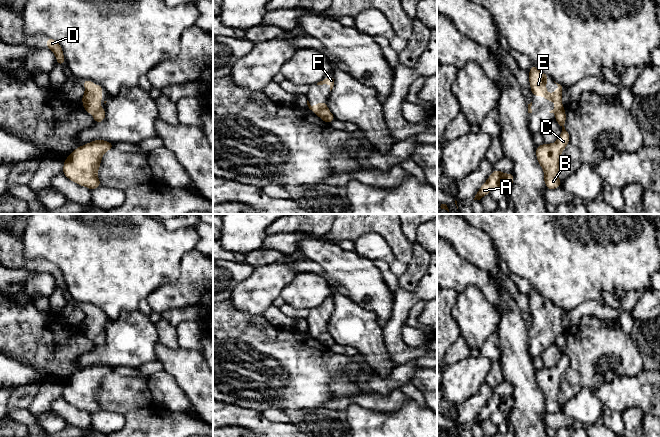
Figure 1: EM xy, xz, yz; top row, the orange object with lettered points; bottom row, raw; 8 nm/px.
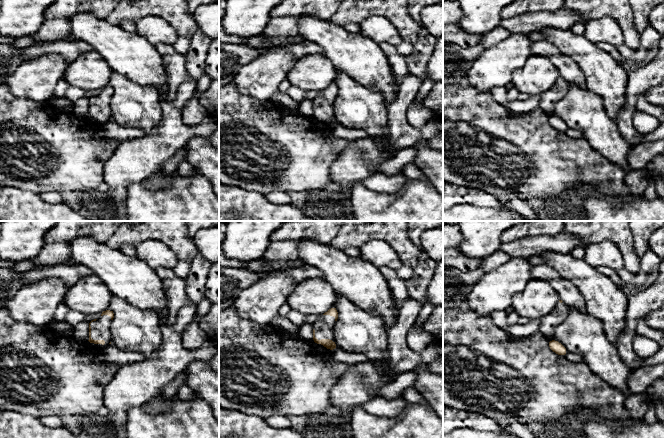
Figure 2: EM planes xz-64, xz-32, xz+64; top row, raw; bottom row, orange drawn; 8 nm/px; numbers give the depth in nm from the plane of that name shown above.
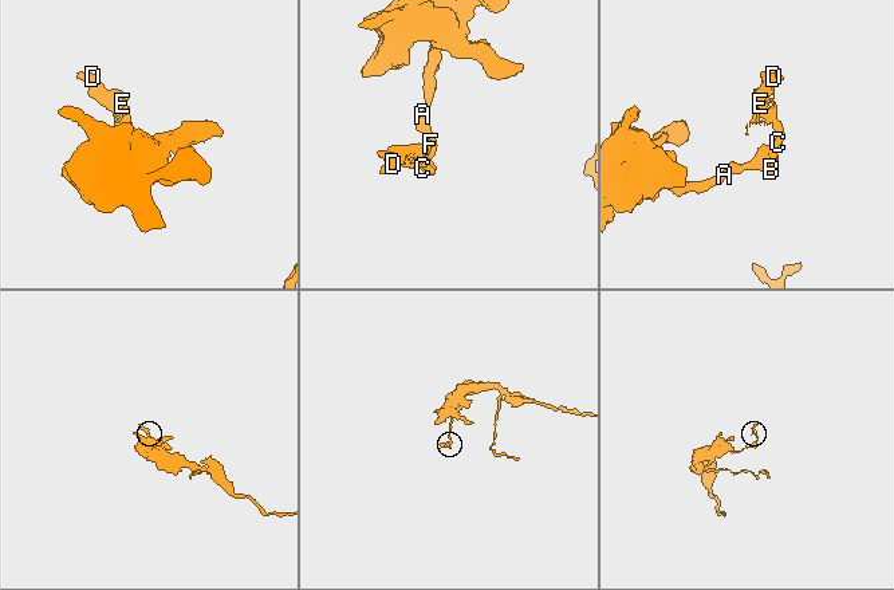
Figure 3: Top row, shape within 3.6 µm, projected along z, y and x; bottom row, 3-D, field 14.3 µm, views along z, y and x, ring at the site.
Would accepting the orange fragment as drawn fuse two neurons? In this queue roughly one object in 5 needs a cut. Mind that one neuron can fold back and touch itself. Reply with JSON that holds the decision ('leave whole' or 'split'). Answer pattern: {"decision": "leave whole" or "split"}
{"decision": "split"}

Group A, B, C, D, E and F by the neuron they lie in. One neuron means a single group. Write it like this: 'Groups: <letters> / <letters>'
Groups: A B C / D E F

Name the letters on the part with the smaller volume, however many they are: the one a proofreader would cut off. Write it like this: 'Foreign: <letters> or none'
Foreign: D, E, F

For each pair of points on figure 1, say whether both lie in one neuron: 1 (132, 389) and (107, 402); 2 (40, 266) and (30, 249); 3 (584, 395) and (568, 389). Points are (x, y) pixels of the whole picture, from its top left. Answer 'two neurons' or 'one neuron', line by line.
1: one neuron
2: two neurons
3: two neurons

